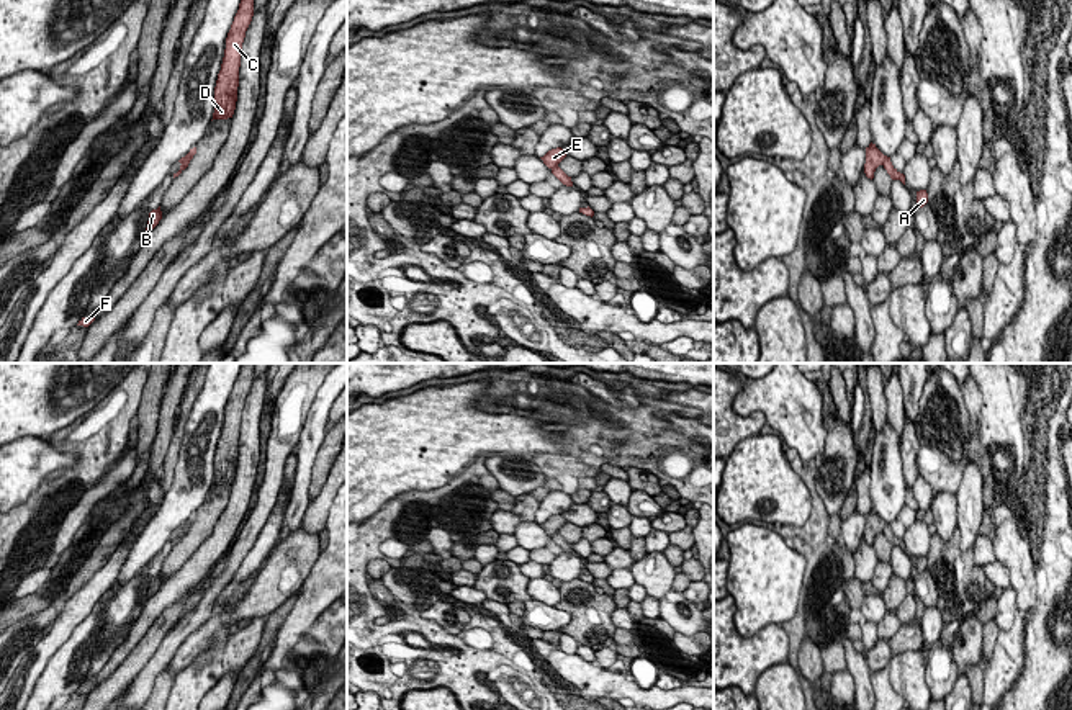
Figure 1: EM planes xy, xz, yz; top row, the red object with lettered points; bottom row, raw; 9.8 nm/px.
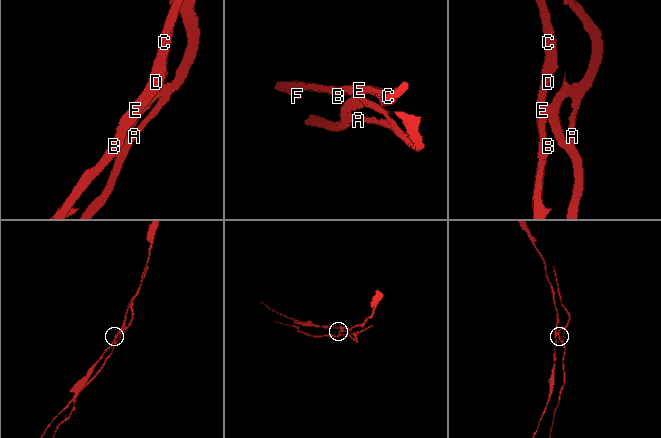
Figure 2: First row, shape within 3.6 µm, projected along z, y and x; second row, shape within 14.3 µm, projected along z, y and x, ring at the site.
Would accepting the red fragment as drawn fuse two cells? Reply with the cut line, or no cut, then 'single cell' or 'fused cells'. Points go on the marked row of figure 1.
cut in yz along (886, 156), (882, 164); fused cells

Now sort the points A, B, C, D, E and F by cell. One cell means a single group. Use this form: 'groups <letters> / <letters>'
groups A / B C D E F

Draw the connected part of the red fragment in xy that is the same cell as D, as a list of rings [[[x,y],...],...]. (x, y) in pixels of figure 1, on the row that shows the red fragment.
[[[241,0],[231,29],[226,38],[226,49],[214,87],[213,119],[232,118],[237,101],[239,67],[245,31],[254,16],[254,0]]]

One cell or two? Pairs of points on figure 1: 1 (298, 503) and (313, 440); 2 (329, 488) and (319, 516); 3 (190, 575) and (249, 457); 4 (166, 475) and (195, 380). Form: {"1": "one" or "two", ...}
{"1": "one", "2": "one", "3": "one", "4": "one"}

